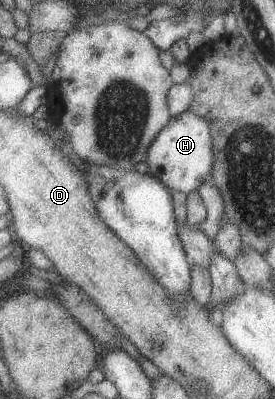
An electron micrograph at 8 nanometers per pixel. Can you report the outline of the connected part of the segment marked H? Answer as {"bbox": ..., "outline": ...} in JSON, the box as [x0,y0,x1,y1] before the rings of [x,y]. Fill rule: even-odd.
{"bbox":[147,109,213,194],"outline":[[[188,109],[171,116],[147,146],[148,171],[169,189],[187,194],[209,180],[213,154],[207,120]]]}

